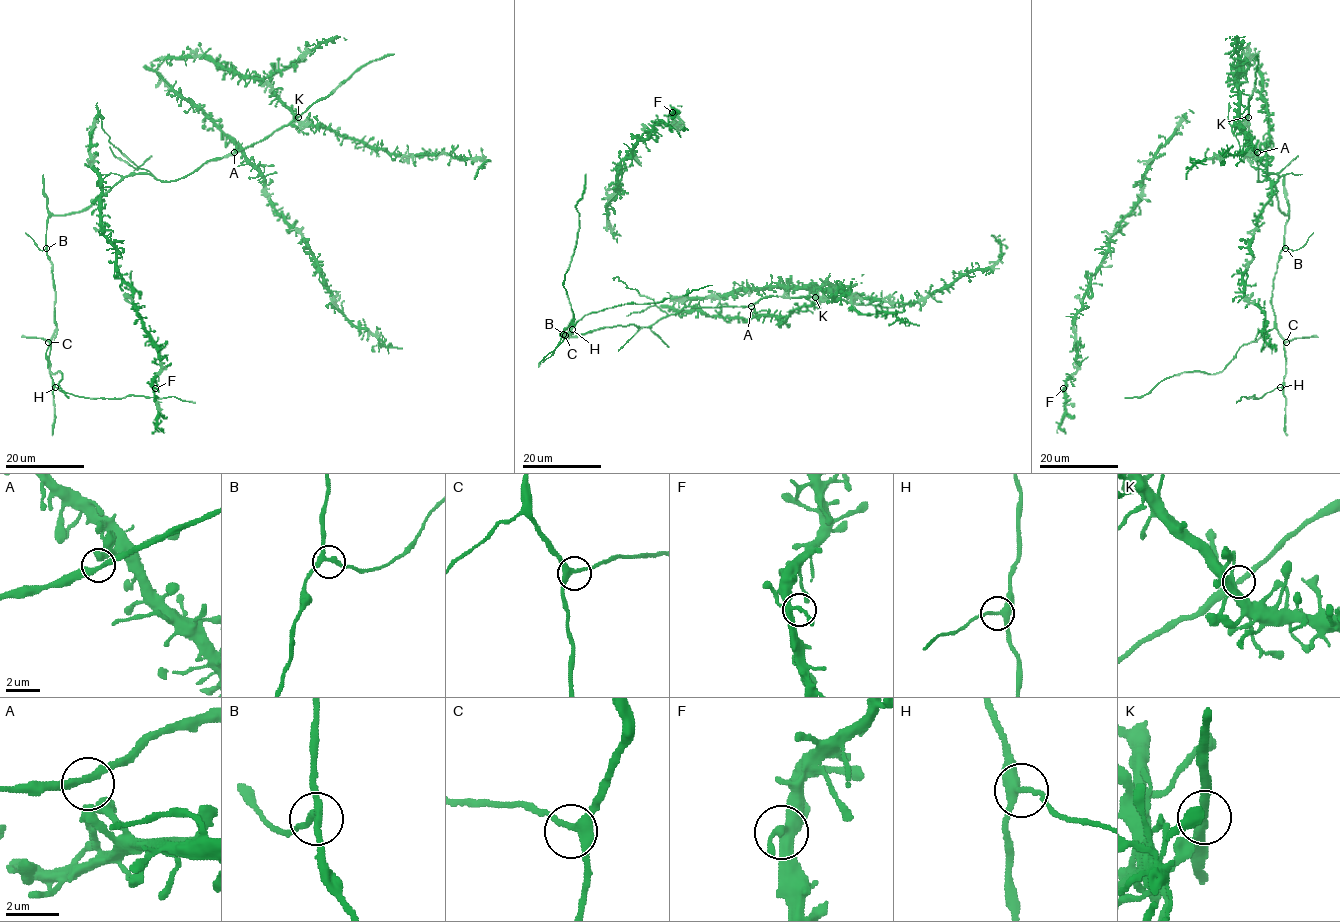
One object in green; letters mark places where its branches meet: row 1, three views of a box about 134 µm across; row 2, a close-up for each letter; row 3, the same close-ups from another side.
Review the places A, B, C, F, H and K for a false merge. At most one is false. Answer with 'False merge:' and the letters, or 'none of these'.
False merge: none of these

